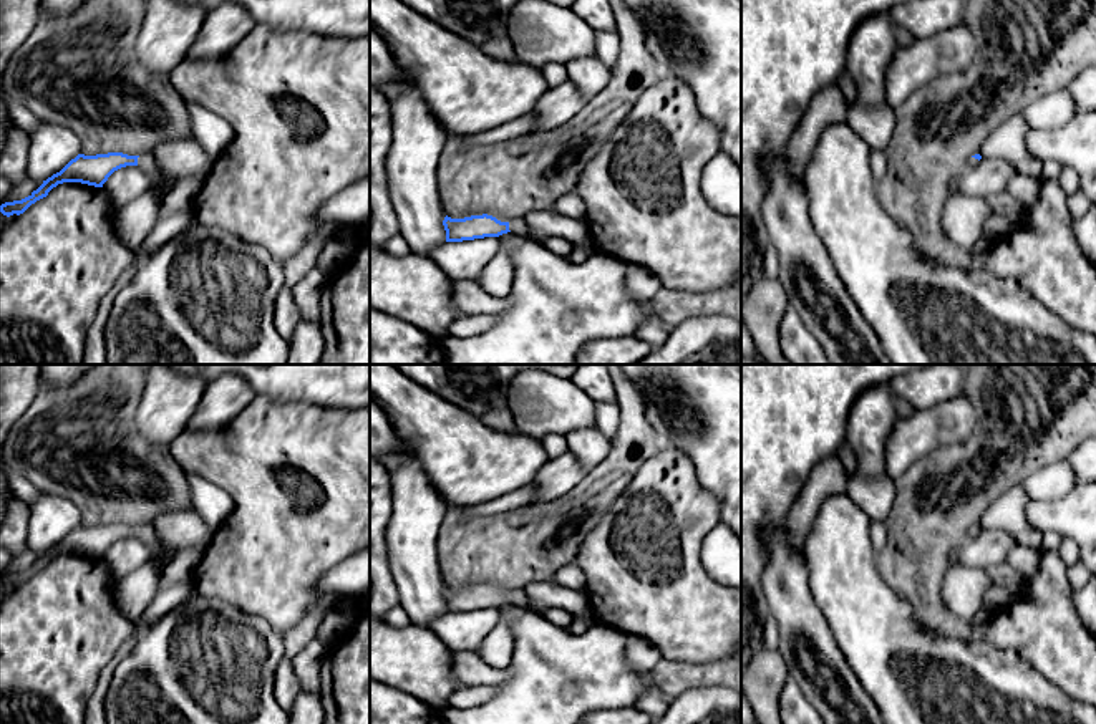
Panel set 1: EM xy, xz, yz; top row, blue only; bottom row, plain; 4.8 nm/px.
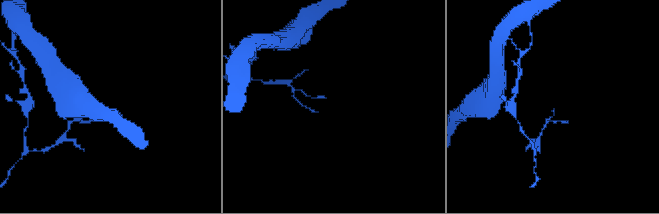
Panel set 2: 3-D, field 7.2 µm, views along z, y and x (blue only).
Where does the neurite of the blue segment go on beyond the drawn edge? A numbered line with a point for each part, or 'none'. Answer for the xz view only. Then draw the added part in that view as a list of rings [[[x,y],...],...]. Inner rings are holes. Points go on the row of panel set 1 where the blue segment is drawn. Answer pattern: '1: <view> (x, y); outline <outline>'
1: xz (518, 227); outline [[[524,219],[522,220],[511,220],[509,222],[509,230],[512,234],[516,234],[516,235],[527,235],[527,237],[531,237],[531,232],[529,232]]]

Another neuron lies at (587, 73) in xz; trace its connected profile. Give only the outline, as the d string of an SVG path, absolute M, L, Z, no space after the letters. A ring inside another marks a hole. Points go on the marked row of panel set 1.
M597 55L580 56L565 63L569 80L579 88L584 99L590 101L605 89L610 80L610 70Z

